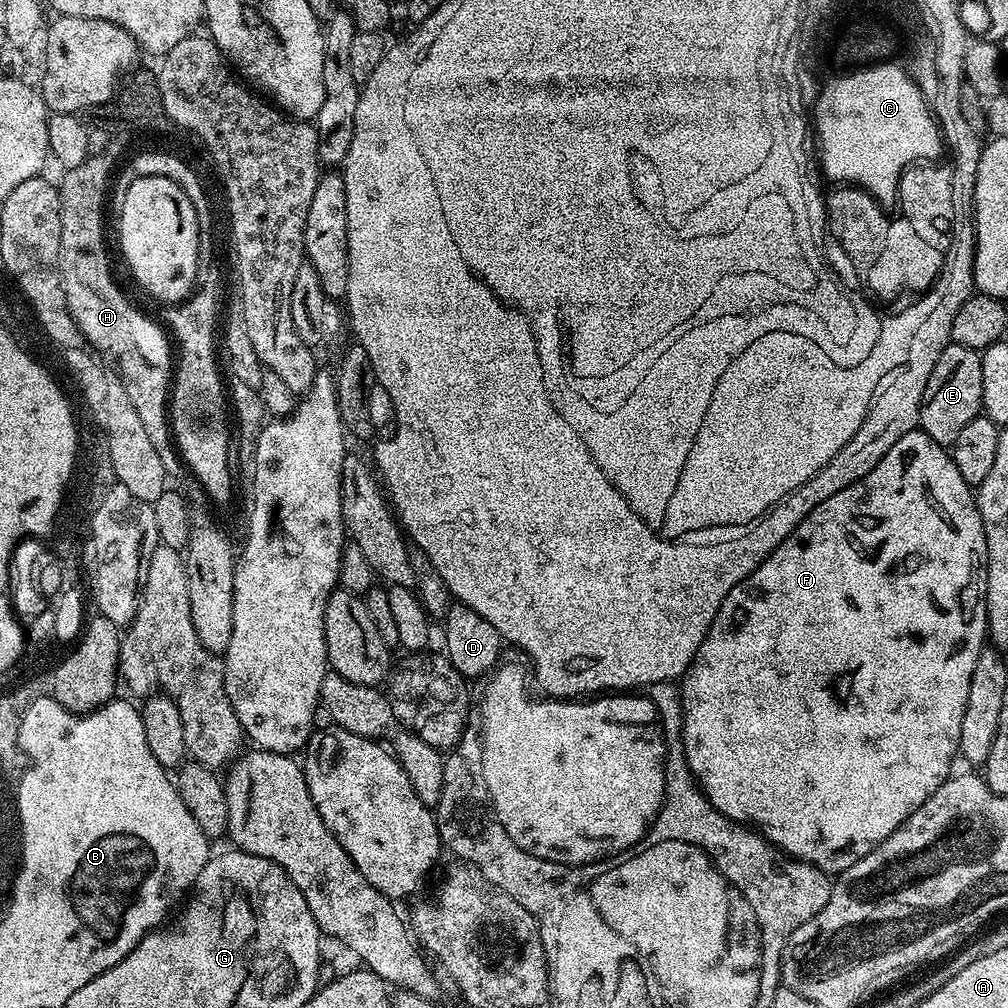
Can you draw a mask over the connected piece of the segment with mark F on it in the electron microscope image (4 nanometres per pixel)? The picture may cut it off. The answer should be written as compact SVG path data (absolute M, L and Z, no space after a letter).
M919 430L910 434L902 434L902 438L898 438L898 442L894 442L894 446L890 446L890 450L886 450L882 462L878 462L878 466L874 466L864 476L859 477L858 482L846 486L846 490L838 490L838 494L826 498L826 502L818 502L818 506L814 506L814 510L810 510L810 514L806 514L804 521L763 560L758 566L758 570L751 572L742 582L738 582L738 586L734 586L734 590L730 590L730 594L726 594L702 646L698 646L687 672L682 677L682 683L679 685L680 702L684 706L682 739L686 762L688 769L696 777L697 784L704 791L710 803L719 812L726 814L726 818L758 830L765 840L775 844L781 852L791 856L792 859L804 860L807 864L813 864L814 867L829 874L844 872L850 866L854 866L854 862L866 858L866 854L870 854L870 850L877 848L886 838L890 838L890 834L894 834L894 830L898 830L902 826L902 822L906 822L906 818L910 818L910 814L914 814L914 810L918 810L918 806L922 806L922 802L926 802L926 798L930 798L930 794L934 794L934 790L938 790L938 786L942 786L942 782L946 782L949 776L953 775L952 763L958 760L959 734L962 731L962 716L966 711L966 700L970 693L970 678L974 673L974 666L978 663L980 652L986 647L988 634L988 619L986 618L987 561L986 534L982 526L982 514L978 514L973 485L968 484L966 478L962 478L962 474L958 474L958 466L954 466L951 451L945 445L934 442L934 438L930 438Z

